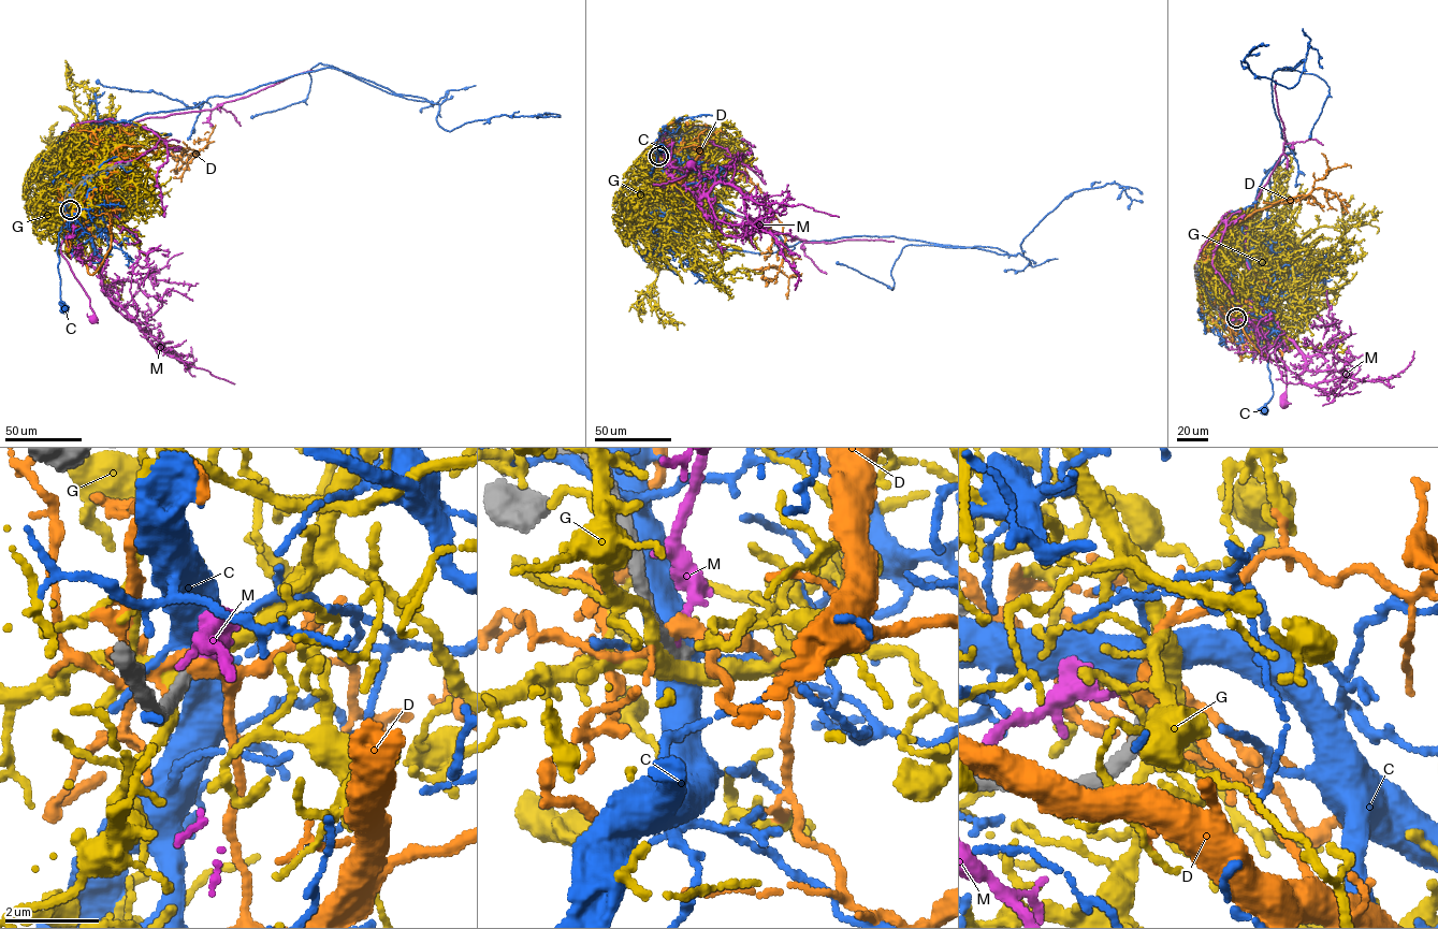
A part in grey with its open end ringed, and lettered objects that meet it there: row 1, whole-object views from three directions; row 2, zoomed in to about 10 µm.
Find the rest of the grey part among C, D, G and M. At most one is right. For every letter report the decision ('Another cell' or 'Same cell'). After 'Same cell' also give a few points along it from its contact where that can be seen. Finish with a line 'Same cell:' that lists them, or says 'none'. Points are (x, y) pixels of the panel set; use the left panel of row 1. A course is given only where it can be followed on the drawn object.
C: Another cell
D: Another cell
G: Another cell
M: Another cell
Same cell: none

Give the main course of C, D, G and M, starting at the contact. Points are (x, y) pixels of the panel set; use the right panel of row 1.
C: (1236, 319), (1253, 330), (1266, 347), (1273, 395), (1265, 409)
D: (1236, 319), (1200, 265), (1208, 243), (1350, 168)
G: (1236, 320), (1257, 330), (1265, 310), (1273, 309), (1292, 286), (1293, 263), (1346, 251), (1338, 241), (1341, 225)
M: (1236, 319), (1230, 322), (1233, 328), (1252, 336), (1261, 331), (1267, 307), (1286, 369), (1283, 404)

